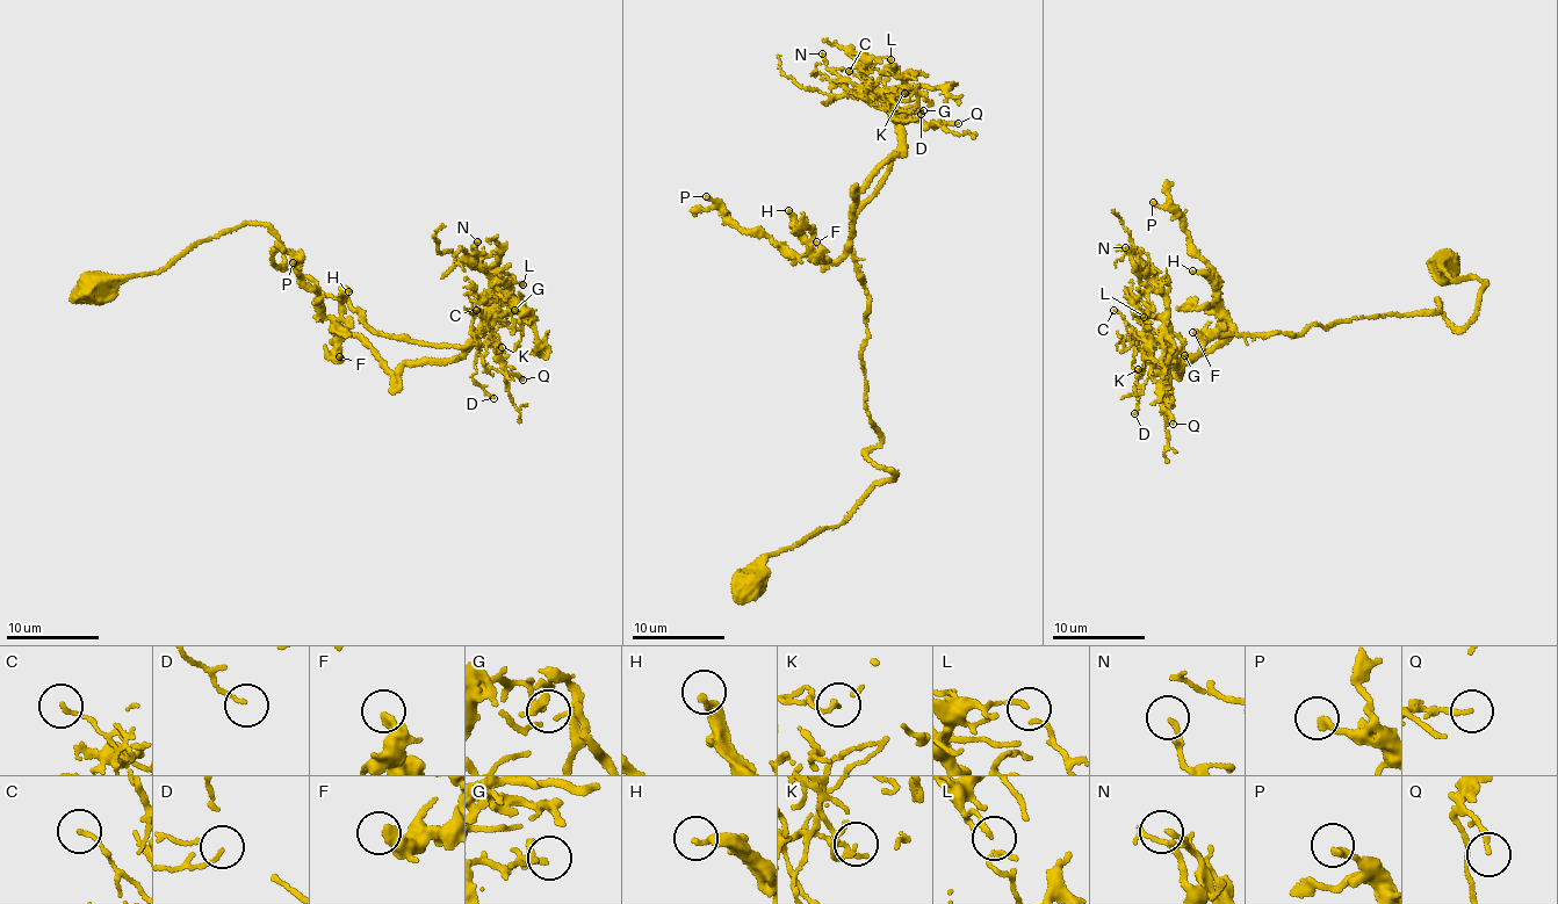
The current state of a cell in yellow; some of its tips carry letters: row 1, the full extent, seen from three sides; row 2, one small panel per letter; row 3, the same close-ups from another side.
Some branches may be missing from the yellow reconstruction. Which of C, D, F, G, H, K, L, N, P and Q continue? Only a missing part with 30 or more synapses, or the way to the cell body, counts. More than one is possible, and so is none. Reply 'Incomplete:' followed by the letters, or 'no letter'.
Incomplete: no letter

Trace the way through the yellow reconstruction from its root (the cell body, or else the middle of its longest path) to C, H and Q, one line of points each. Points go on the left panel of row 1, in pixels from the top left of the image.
C: (360, 311), (381, 335), (460, 347), (473, 341), (484, 310), (495, 312), (484, 319), (476, 310)
H: (360, 311), (381, 335), (463, 351), (459, 358), (404, 363), (395, 377), (339, 323), (340, 301), (348, 291)
Q: (360, 311), (363, 322), (381, 335), (442, 347), (460, 347), (488, 328), (499, 348), (503, 367), (523, 380)

